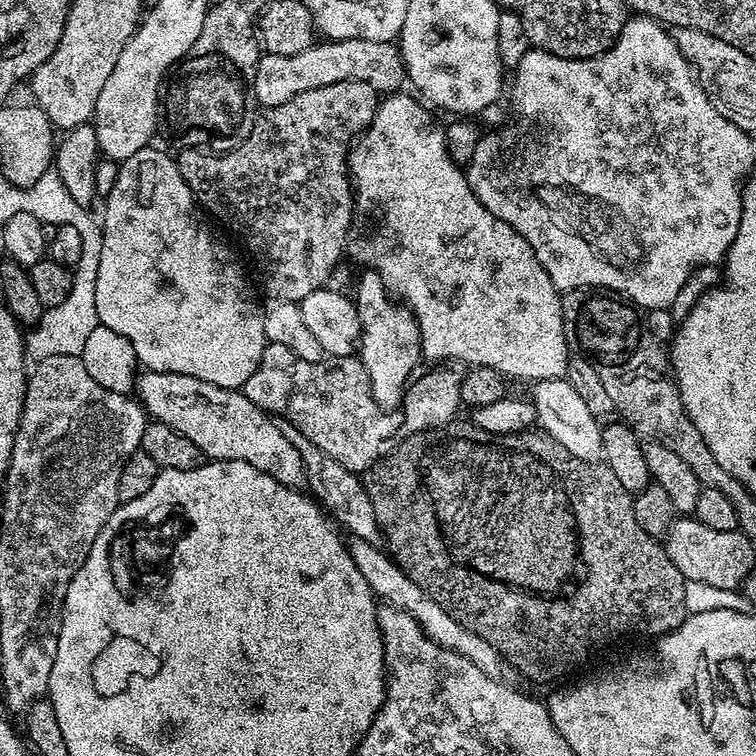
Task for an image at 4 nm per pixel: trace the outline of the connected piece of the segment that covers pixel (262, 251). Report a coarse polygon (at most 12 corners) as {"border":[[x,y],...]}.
{"border":[[294,94],[231,152],[192,154],[197,205],[299,304],[352,229],[348,153],[381,97]]}

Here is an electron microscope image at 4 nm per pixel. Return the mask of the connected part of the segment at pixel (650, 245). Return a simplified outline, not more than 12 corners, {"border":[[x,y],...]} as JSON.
{"border":[[673,33],[530,50],[478,202],[563,294],[667,309],[754,140]]}

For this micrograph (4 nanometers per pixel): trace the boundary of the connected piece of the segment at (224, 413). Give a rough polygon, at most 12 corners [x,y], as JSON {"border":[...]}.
{"border":[[145,371],[139,403],[209,461],[287,488],[302,454],[243,391]]}

